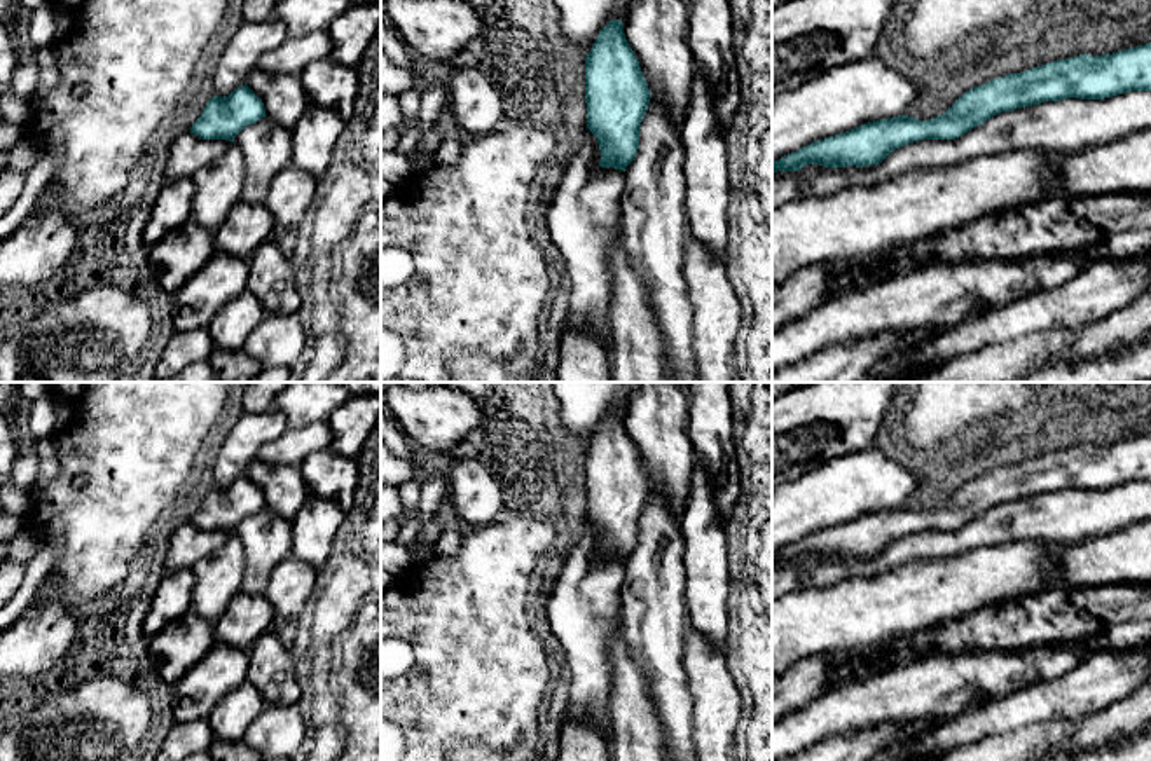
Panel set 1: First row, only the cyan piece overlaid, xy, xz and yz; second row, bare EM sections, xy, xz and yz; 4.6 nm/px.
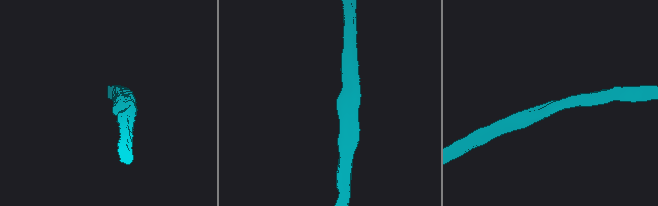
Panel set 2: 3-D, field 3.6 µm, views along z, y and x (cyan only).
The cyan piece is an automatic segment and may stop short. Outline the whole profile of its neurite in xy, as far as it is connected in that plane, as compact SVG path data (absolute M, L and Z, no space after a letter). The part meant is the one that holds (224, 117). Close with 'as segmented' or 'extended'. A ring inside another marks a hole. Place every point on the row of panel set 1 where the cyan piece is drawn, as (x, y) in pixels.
M245 84L229 96L213 96L201 117L192 124L190 133L203 140L229 140L246 126L265 117L262 99Z; as segmented

